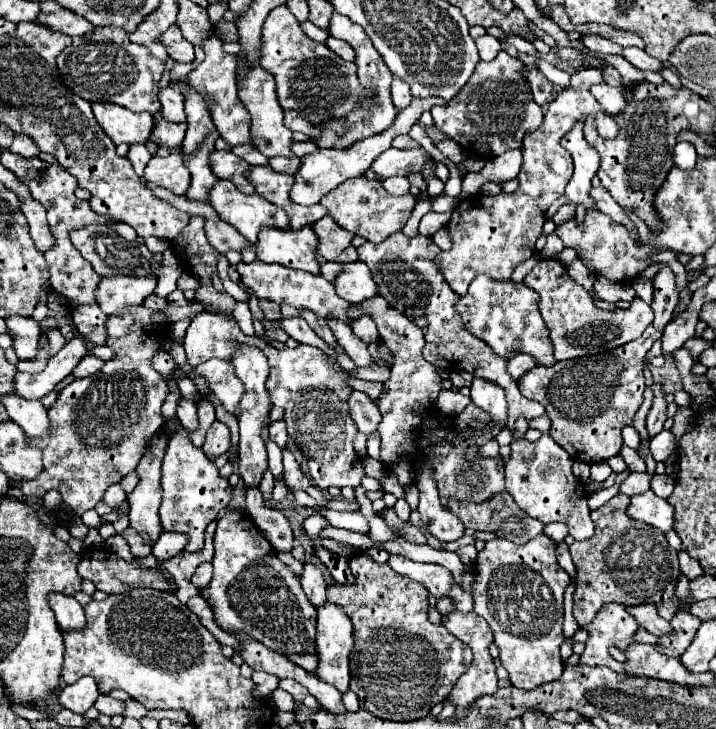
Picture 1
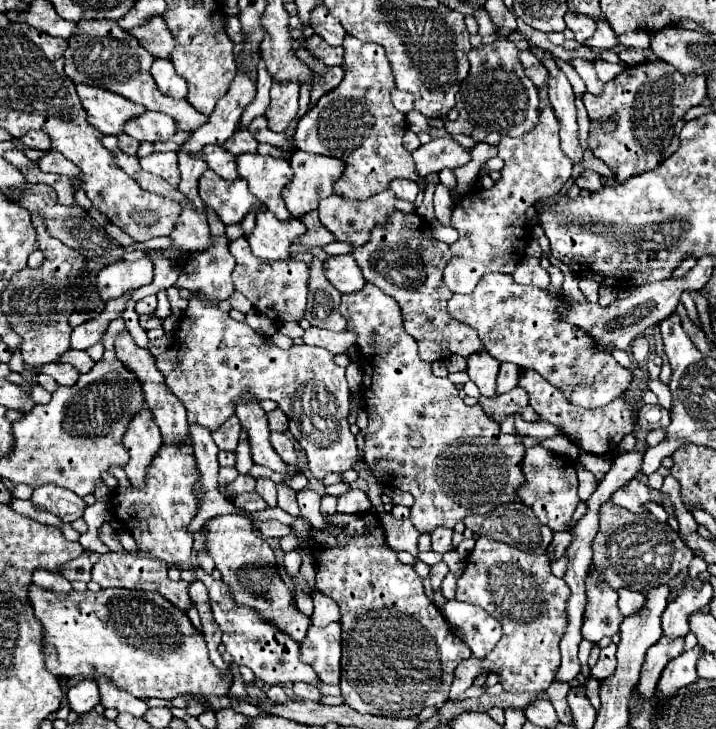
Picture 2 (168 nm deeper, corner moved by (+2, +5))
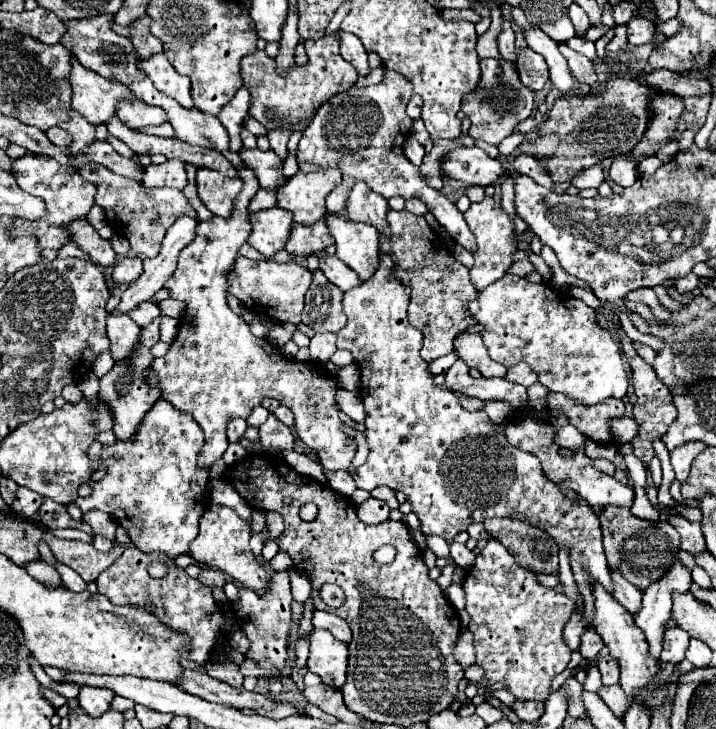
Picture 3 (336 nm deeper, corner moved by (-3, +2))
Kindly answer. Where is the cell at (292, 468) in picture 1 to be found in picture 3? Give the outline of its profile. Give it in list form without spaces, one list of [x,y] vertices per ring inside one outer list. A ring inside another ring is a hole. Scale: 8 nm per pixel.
[[[269,415],[269,419],[259,427],[259,437],[261,437],[261,445],[265,449],[289,451],[289,449],[293,449],[293,443],[295,443],[291,429],[287,425],[283,425],[281,421],[277,421],[273,415]]]

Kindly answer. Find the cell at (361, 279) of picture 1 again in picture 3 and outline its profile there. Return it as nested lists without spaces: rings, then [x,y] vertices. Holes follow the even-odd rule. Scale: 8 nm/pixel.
[[[325,251],[323,253],[317,253],[321,257],[321,271],[325,273],[325,277],[337,285],[341,291],[349,291],[357,285],[361,285],[363,281],[359,279],[359,275],[349,269],[345,263],[341,263],[335,255],[327,255]]]

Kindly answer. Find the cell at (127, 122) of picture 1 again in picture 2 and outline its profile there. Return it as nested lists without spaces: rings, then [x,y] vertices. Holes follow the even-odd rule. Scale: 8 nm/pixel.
[[[78,84],[76,92],[80,96],[82,108],[86,110],[86,120],[102,134],[118,134],[130,118],[144,114],[142,104],[132,104],[128,98],[108,92],[104,88]]]

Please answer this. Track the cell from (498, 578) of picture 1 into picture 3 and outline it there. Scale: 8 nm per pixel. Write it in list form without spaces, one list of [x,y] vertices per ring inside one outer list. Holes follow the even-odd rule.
[[[489,539],[487,545],[477,555],[475,565],[469,569],[463,581],[463,591],[467,595],[465,611],[471,617],[469,631],[473,633],[473,645],[477,653],[477,665],[483,667],[483,677],[477,683],[479,687],[501,683],[507,691],[515,695],[519,701],[545,701],[551,691],[553,679],[567,669],[571,661],[571,649],[563,641],[563,629],[575,611],[575,601],[565,593],[543,587],[537,581],[537,575],[531,569],[517,565],[517,561],[509,555],[509,551],[495,539]]]

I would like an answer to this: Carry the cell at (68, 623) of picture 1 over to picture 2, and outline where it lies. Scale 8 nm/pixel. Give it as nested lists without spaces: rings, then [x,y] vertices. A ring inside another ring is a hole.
[[[38,568],[36,572],[32,572],[32,582],[46,590],[52,590],[52,592],[70,592],[72,590],[70,582],[62,574],[50,572],[44,568]]]

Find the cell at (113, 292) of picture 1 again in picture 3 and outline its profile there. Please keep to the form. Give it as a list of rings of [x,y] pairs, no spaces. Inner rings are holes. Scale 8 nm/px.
[[[133,257],[133,259],[121,259],[119,263],[115,263],[113,267],[113,281],[117,285],[129,285],[133,281],[137,281],[143,273],[143,265],[141,265],[141,259]]]

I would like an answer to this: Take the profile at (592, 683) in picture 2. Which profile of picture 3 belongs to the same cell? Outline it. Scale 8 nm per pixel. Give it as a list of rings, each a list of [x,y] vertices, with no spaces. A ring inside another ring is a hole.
[[[597,666],[591,667],[591,669],[587,671],[587,679],[585,679],[583,687],[585,687],[585,691],[591,691],[591,693],[597,693],[597,691],[603,687],[603,683],[601,683],[601,675],[599,675]]]

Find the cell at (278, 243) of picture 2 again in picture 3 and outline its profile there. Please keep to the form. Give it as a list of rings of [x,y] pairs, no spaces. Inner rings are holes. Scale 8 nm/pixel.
[[[271,207],[253,213],[251,225],[253,231],[249,235],[249,245],[263,253],[267,259],[271,259],[277,251],[285,249],[293,227],[293,215],[289,215],[289,211],[281,207]]]

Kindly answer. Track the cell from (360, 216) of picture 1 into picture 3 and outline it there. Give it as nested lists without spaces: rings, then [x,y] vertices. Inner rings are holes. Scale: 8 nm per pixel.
[[[329,213],[325,221],[335,239],[335,255],[353,271],[357,271],[363,281],[371,279],[379,267],[377,229],[335,213]]]

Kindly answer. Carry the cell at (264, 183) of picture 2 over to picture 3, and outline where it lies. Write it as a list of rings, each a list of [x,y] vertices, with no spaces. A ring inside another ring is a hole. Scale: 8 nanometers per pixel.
[[[241,149],[239,157],[243,159],[245,167],[251,169],[259,181],[261,189],[279,191],[279,187],[285,185],[283,177],[283,161],[277,159],[273,151],[261,151],[261,149]]]

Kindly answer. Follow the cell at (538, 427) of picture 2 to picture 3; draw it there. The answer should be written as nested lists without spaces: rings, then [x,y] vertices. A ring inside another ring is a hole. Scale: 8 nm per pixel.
[[[573,425],[565,427],[555,427],[555,443],[559,447],[569,447],[569,449],[583,449],[587,443],[587,437]]]

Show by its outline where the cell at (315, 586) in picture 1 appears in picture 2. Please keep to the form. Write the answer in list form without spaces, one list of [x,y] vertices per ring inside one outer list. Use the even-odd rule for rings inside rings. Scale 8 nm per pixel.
[[[314,592],[312,600],[314,600],[314,614],[312,614],[312,624],[314,626],[324,626],[324,624],[330,624],[330,622],[340,622],[338,606],[332,600],[328,600],[320,592]]]

